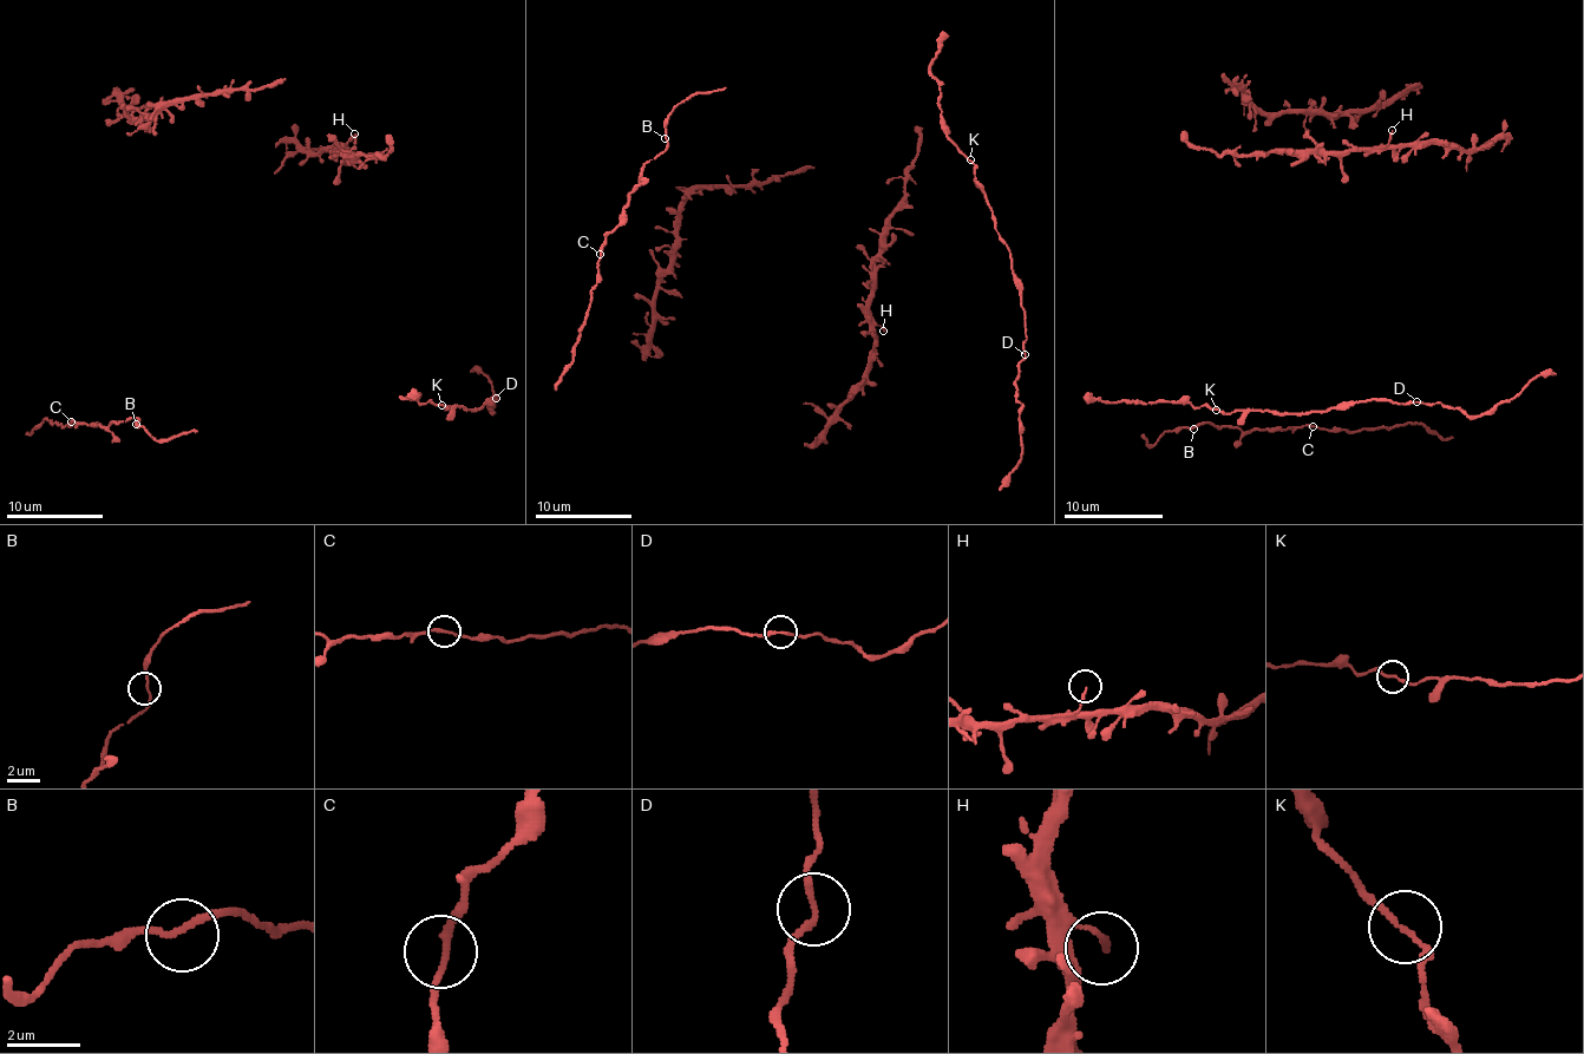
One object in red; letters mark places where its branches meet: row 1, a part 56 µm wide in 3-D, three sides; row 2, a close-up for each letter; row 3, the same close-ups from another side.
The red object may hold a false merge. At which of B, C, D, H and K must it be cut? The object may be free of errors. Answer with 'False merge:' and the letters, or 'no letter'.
False merge: no letter

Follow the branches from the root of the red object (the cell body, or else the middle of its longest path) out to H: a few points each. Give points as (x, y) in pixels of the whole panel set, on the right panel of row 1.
H: (1304, 130), (1327, 151), (1379, 149), (1389, 142), (1392, 130)

